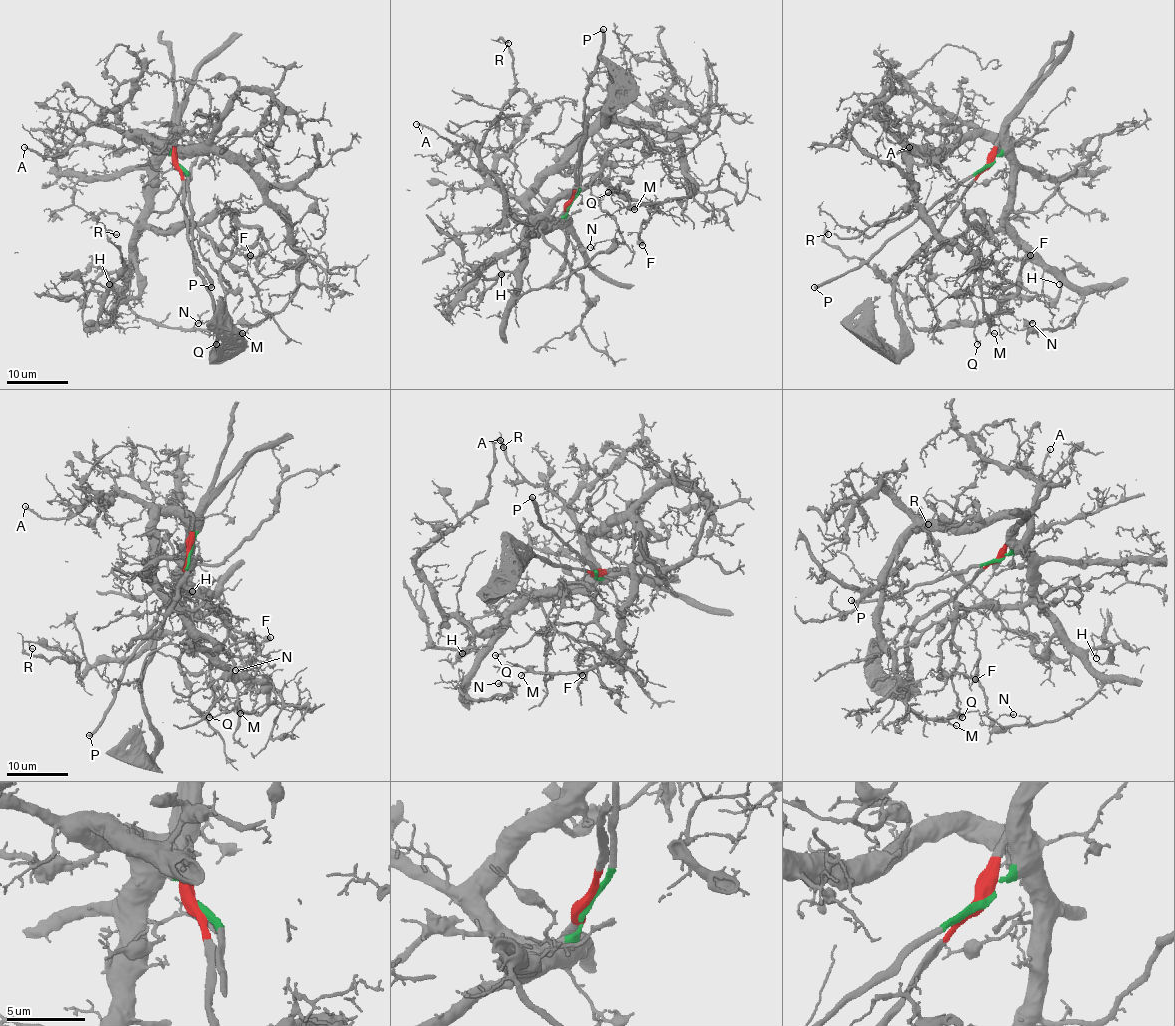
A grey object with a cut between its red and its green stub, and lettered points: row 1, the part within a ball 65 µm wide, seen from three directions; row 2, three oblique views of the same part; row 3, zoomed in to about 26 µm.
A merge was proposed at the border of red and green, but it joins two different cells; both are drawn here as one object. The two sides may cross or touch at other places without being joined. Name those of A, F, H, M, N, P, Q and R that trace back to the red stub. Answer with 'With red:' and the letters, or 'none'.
With red: none

